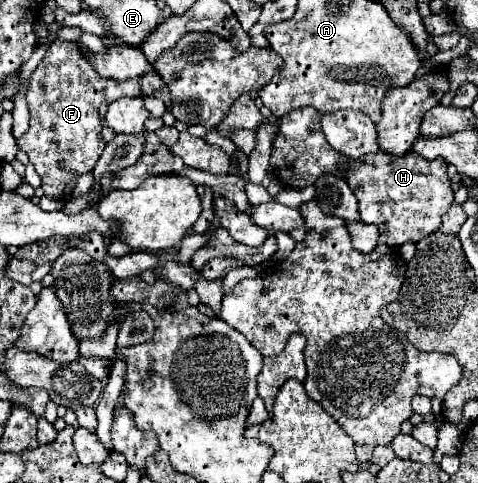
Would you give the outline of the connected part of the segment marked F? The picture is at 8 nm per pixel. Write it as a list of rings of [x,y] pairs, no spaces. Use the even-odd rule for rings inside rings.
[[[55,40],[45,58],[39,62],[37,70],[29,78],[29,88],[25,94],[29,106],[29,130],[17,140],[17,146],[29,156],[37,174],[43,180],[43,192],[53,200],[71,198],[77,178],[91,172],[95,162],[103,152],[99,106],[103,102],[119,100],[123,96],[139,96],[141,82],[133,80],[109,80],[99,78],[93,66],[87,62],[77,42]]]

